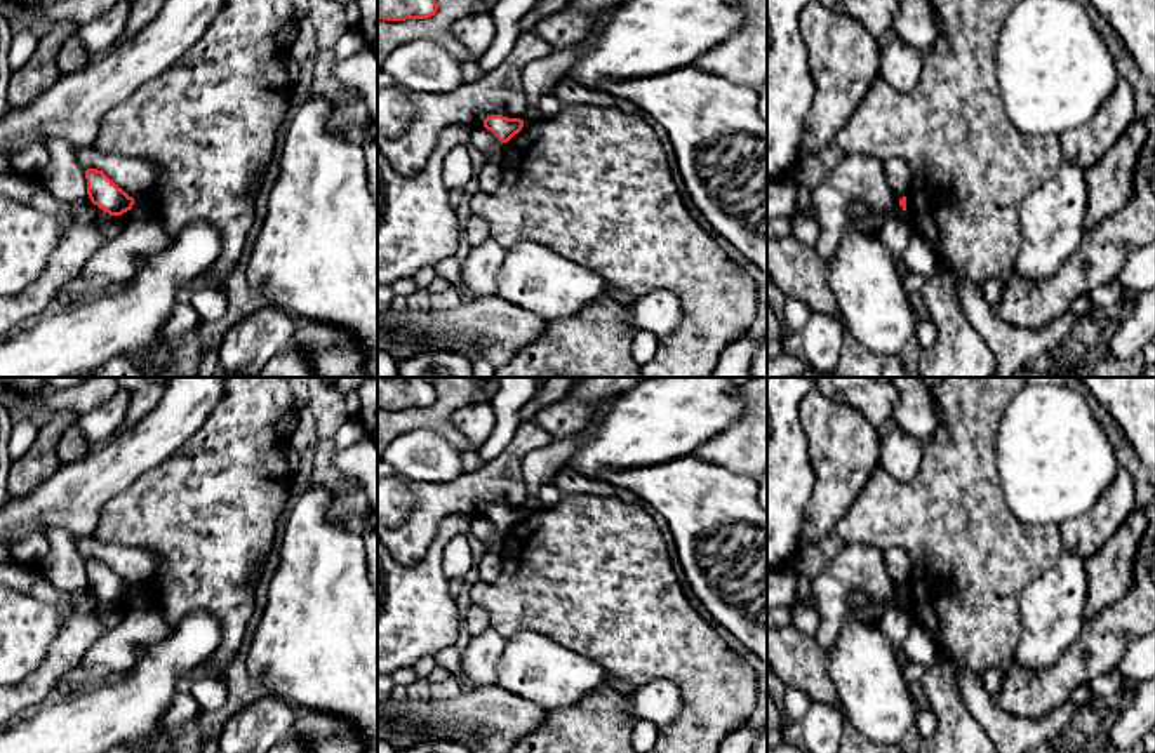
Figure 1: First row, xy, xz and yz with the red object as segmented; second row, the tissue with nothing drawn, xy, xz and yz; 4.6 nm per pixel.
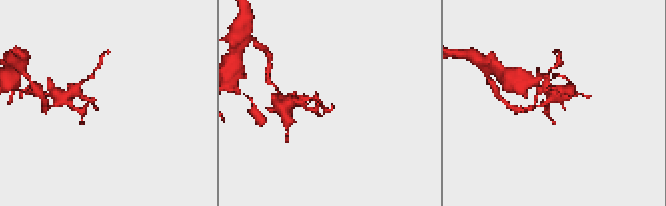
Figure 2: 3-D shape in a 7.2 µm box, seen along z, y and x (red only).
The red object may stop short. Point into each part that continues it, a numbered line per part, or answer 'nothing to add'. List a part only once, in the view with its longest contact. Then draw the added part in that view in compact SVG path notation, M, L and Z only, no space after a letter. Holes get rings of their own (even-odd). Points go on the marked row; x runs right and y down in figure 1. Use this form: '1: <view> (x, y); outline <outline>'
nothing to add

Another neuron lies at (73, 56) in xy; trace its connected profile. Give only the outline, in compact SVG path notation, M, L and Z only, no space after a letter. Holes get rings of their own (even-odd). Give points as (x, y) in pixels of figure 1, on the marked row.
M70 35L57 52L57 68L61 75L75 73L85 68L92 61L92 56L77 35Z

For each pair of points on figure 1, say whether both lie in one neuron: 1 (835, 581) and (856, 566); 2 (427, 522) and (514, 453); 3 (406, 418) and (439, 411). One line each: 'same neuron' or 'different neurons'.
1: same neuron
2: same neuron
3: same neuron

